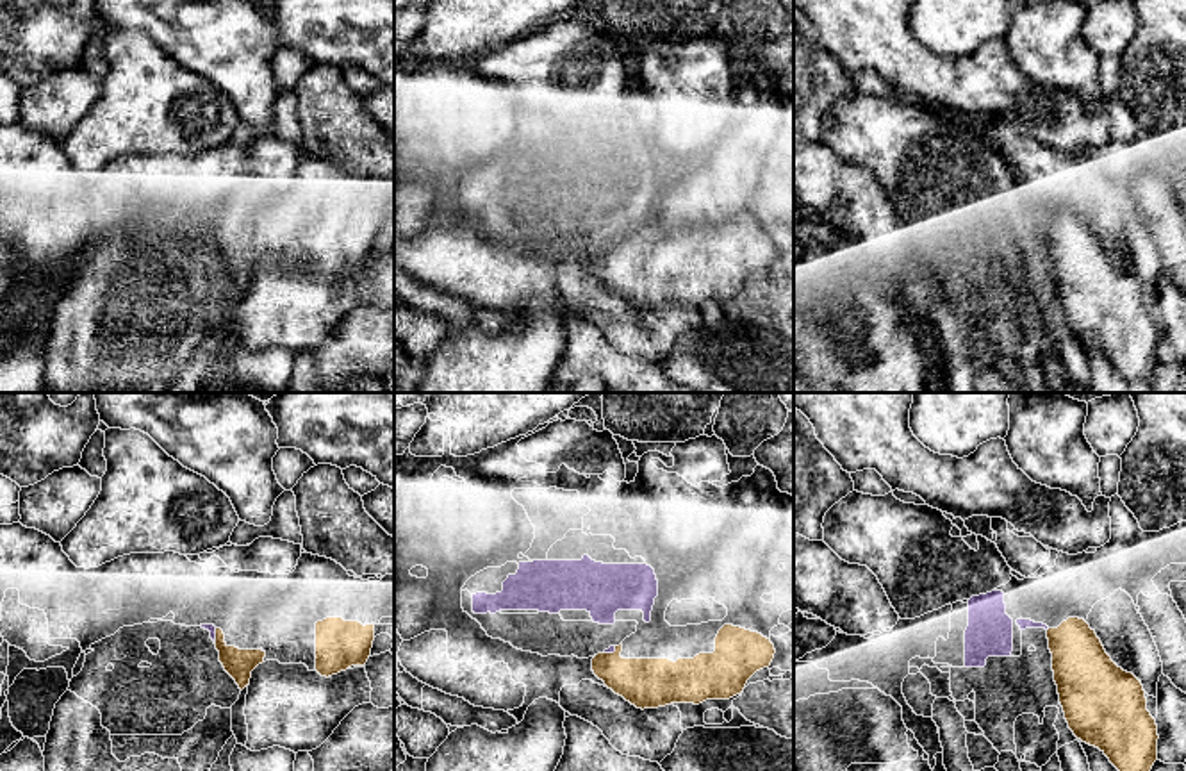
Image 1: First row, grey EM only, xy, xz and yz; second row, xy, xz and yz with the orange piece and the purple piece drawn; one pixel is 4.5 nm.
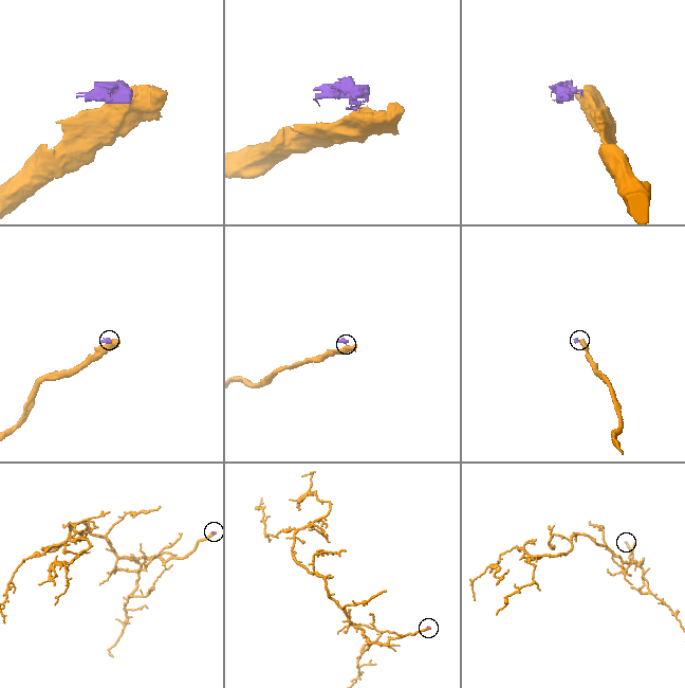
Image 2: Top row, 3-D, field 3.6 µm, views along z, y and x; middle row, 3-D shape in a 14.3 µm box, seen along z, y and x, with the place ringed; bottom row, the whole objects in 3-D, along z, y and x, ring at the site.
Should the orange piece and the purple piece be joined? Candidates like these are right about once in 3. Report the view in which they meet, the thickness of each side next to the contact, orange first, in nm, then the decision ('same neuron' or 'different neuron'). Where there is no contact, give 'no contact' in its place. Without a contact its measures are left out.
contact in xz; calibres 220 and 30 nm; different neuron

